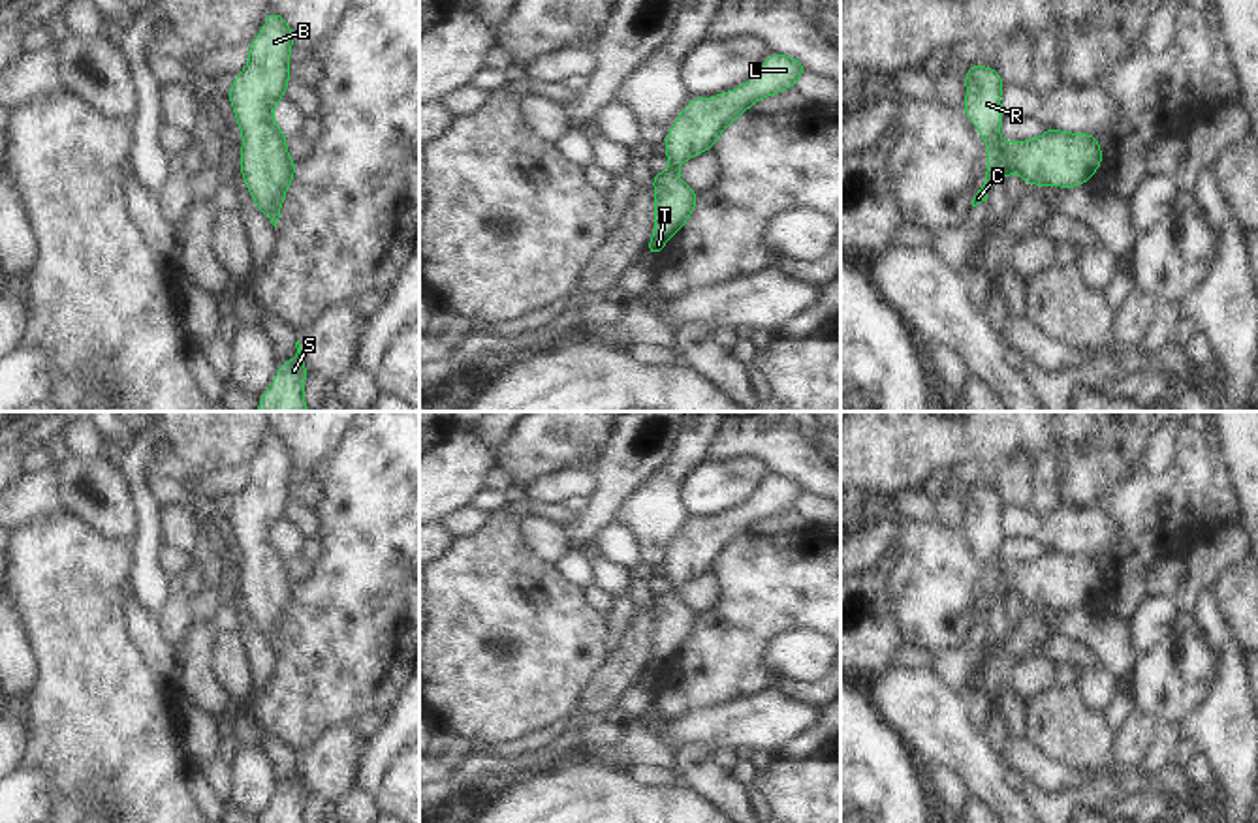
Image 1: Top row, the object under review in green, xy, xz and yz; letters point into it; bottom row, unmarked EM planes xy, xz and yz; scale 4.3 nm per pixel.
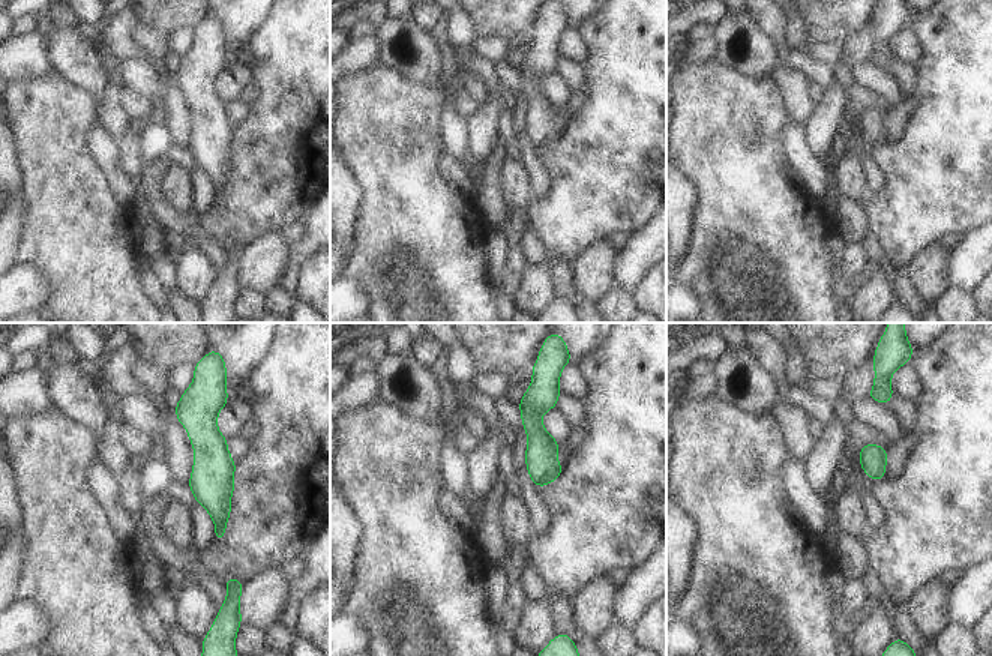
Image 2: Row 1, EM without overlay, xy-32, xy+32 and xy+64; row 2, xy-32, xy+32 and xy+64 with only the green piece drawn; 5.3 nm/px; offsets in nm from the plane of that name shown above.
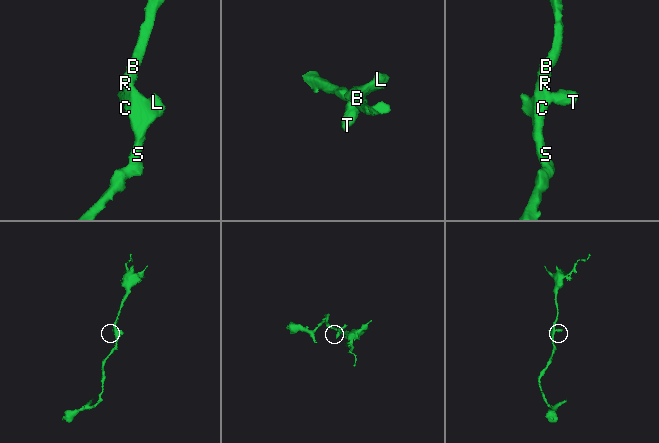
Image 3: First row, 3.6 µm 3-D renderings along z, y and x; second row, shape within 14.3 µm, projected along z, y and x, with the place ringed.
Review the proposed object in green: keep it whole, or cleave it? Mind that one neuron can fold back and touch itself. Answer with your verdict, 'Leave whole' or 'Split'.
Leave whole.

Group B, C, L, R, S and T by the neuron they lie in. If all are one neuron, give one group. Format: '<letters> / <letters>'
B C L R S T

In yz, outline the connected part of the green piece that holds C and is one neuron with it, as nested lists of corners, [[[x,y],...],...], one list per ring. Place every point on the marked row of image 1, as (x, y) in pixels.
[[[968,66],[963,81],[967,100],[961,109],[987,145],[987,171],[972,207],[987,201],[991,184],[997,179],[1004,180],[1010,173],[1017,173],[1030,186],[1061,188],[1077,188],[1098,173],[1102,148],[1098,139],[1085,132],[1068,133],[1049,128],[1032,141],[1006,143],[1000,139],[1000,122],[1004,118],[1000,92],[1004,90],[1004,81],[997,66]]]

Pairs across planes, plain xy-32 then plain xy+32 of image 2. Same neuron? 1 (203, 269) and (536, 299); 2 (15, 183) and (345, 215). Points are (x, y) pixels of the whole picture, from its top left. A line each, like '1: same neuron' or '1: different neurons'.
1: same neuron
2: same neuron

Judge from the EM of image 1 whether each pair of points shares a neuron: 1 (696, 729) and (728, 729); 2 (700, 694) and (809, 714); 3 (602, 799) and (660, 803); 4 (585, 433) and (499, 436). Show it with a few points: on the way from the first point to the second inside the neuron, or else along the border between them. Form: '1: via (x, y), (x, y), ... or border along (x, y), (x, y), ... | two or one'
1: via (704, 729), (721, 729) | one
2: border along (781, 690), (762, 690), (694, 713) | two
3: via (617, 803), (645, 803) | one
4: border along (516, 431), (497, 451) | two

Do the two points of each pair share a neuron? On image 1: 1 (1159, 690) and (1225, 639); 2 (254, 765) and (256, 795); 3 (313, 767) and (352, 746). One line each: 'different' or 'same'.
1: different
2: same
3: same

